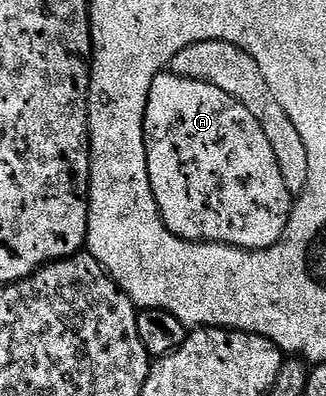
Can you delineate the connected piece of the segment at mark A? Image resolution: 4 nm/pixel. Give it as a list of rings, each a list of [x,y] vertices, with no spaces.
[[[170,71],[158,73],[149,87],[147,106],[145,107],[145,119],[143,120],[143,138],[145,139],[145,151],[147,152],[147,166],[149,167],[149,183],[153,187],[155,202],[159,213],[163,216],[163,225],[173,235],[177,235],[186,241],[201,241],[212,245],[234,245],[236,249],[267,249],[275,245],[283,235],[283,228],[287,226],[287,219],[291,215],[293,204],[292,194],[287,191],[279,164],[273,155],[273,149],[269,147],[269,139],[265,131],[253,119],[253,115],[237,99],[225,95],[221,87],[213,87],[204,81],[182,77]]]

